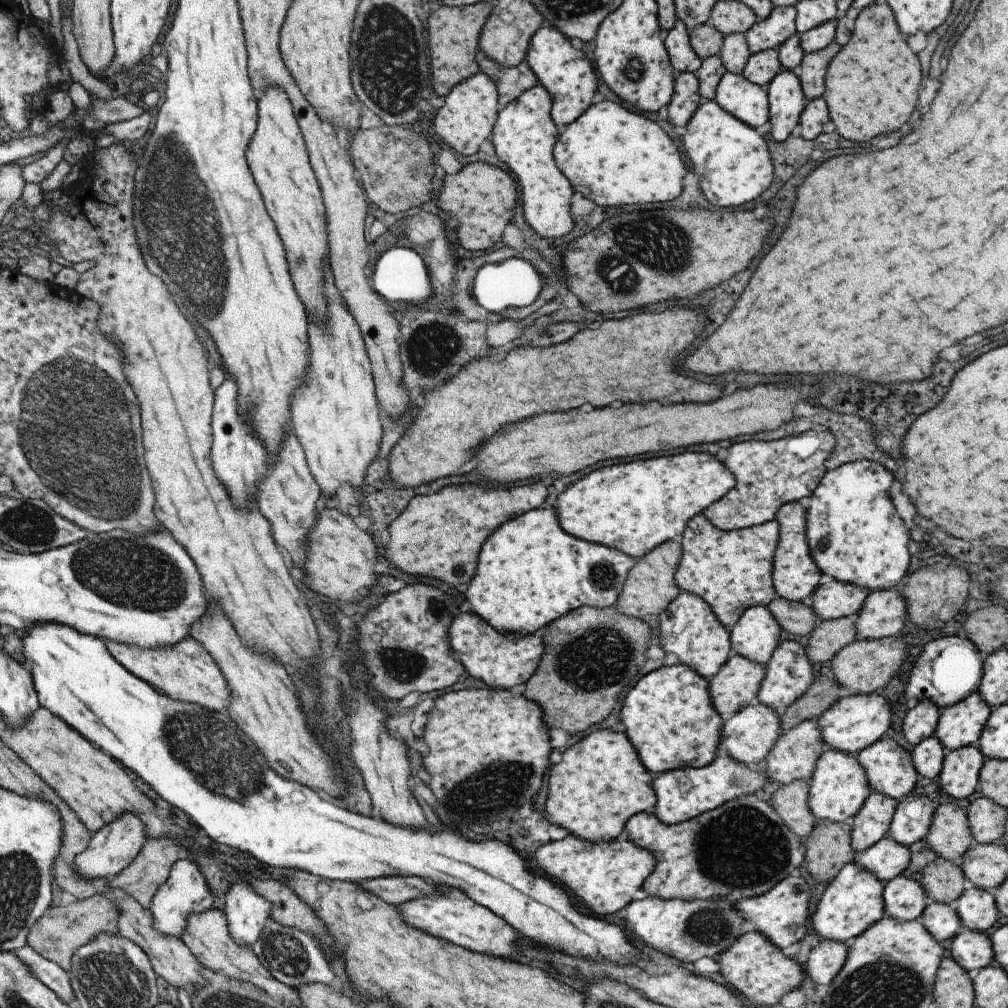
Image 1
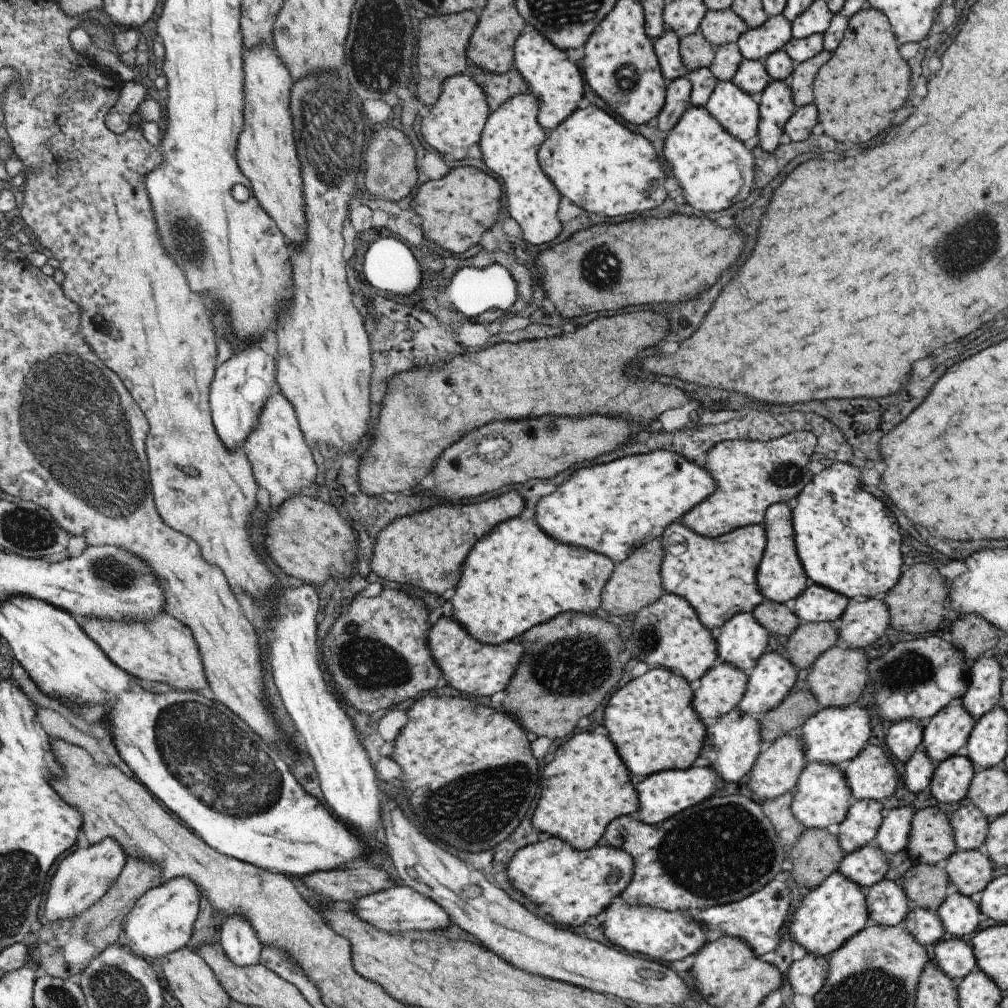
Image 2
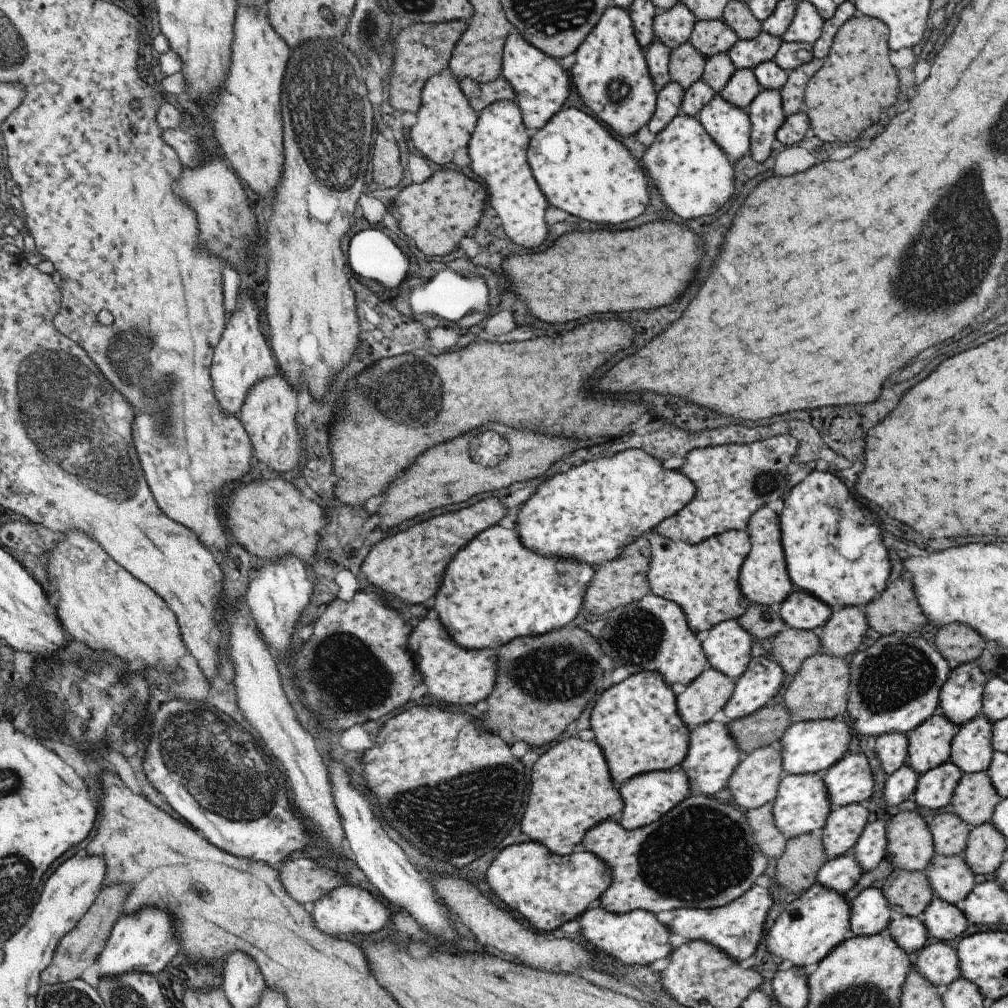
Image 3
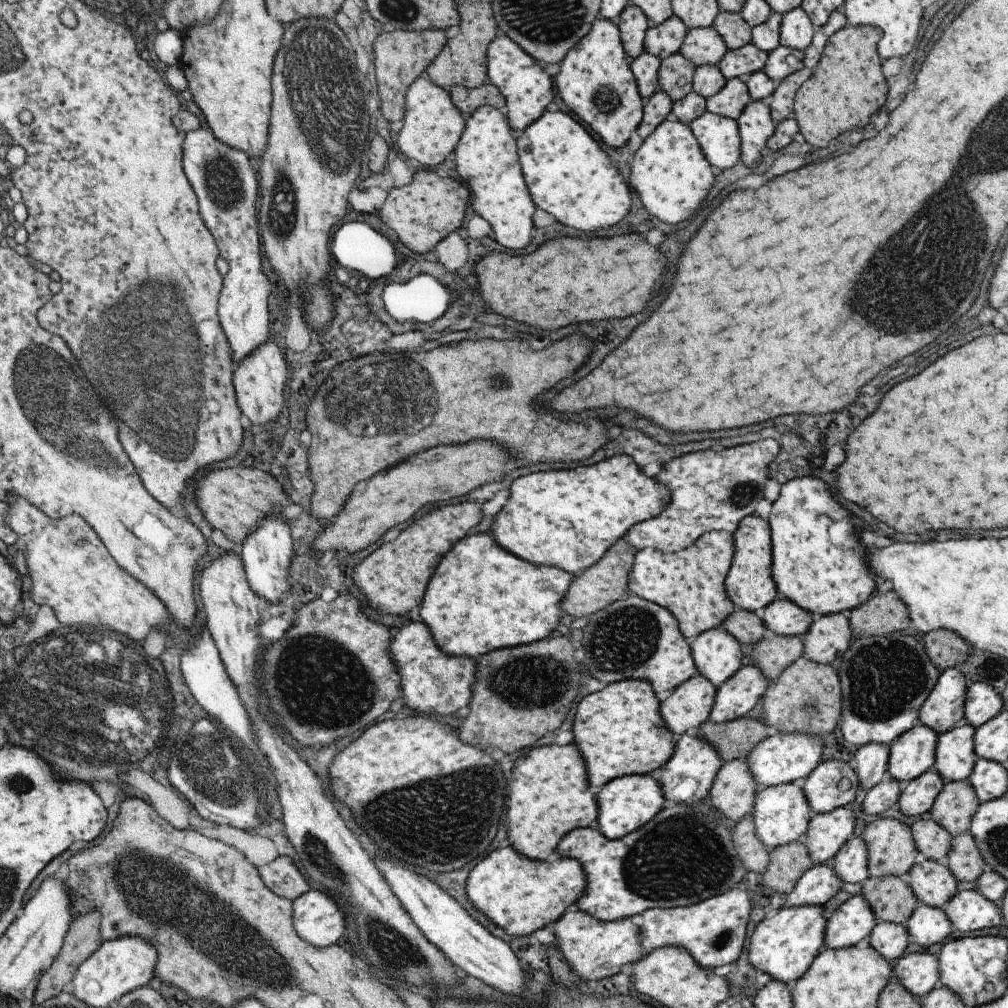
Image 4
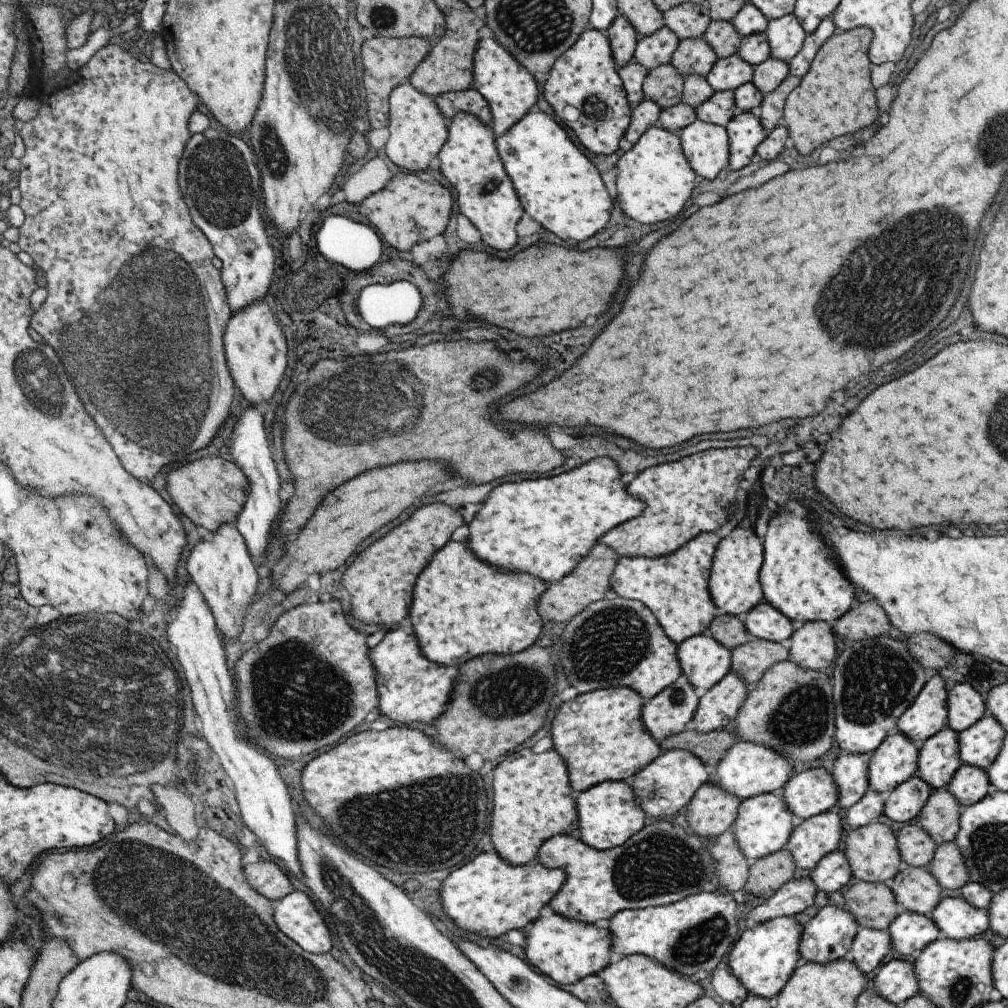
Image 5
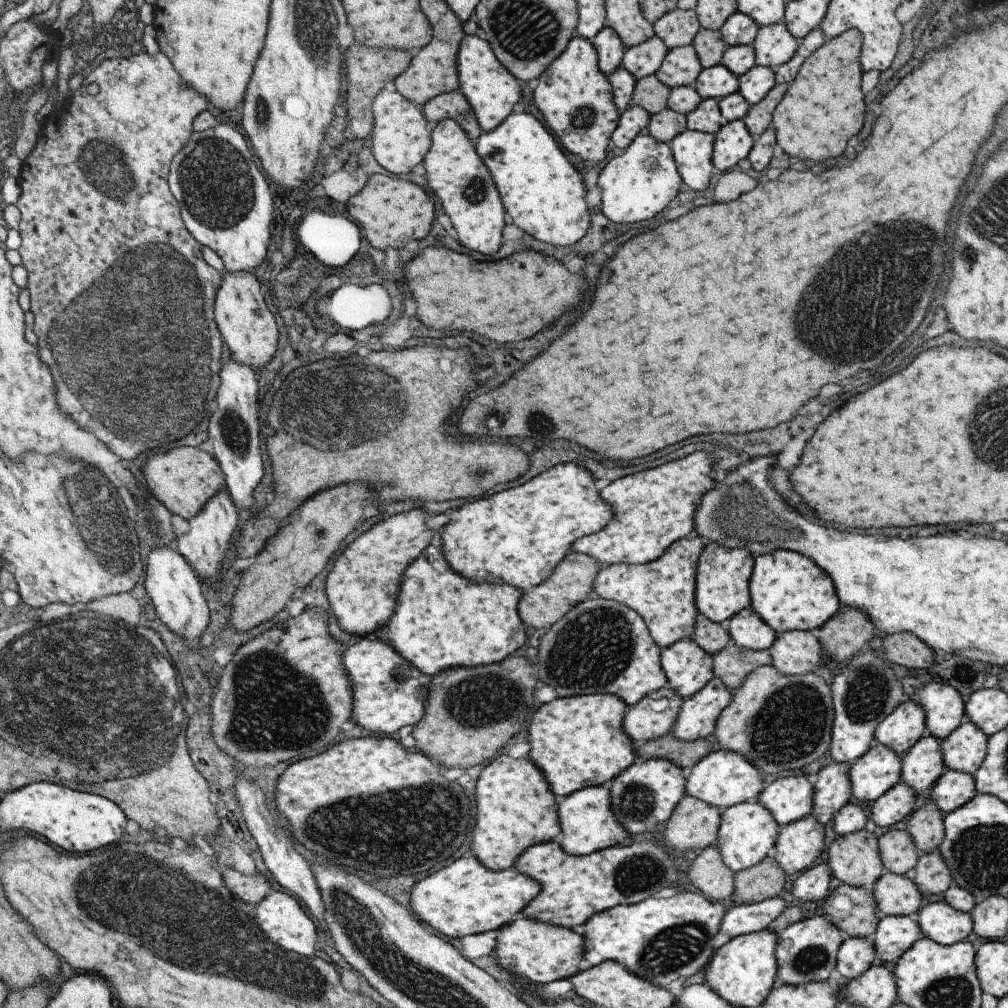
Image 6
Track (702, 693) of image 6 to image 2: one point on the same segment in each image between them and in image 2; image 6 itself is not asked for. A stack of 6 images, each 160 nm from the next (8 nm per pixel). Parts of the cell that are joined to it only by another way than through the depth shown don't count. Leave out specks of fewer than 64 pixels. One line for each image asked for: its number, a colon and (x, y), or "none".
2: (772, 676)
3: (760, 681)
4: (739, 693)
5: (716, 707)

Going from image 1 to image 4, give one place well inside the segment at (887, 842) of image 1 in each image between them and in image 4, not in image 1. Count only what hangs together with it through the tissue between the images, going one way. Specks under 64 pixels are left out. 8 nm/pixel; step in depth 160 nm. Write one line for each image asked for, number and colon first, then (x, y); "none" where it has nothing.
2: (867, 865)
3: (840, 874)
4: (818, 883)

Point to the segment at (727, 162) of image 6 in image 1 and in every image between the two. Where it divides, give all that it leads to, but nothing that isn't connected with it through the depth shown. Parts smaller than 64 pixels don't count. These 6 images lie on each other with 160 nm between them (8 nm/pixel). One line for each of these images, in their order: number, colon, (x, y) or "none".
1: (786, 100)
2: (775, 106)
3: (765, 112)
4: (755, 125)
5: (744, 131)

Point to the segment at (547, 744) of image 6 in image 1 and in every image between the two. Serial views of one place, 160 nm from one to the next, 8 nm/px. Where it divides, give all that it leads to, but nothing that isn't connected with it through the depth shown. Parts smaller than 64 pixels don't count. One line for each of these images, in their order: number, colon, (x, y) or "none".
1: (669, 720)
2: (650, 720)
3: (635, 722)
4: (618, 730)
5: (600, 735)

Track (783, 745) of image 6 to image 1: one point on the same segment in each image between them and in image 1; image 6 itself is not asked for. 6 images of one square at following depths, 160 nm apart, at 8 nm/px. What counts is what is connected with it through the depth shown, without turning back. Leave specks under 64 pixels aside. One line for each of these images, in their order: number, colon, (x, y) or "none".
1: (863, 666)
2: (838, 676)
3: (819, 689)
4: (805, 698)
5: (790, 709)

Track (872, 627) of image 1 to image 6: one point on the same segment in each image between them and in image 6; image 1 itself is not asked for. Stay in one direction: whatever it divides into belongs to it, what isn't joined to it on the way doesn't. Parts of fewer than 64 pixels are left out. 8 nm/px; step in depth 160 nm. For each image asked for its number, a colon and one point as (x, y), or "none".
2: (864, 620)
3: (841, 633)
4: (827, 637)
5: (811, 646)
6: (795, 652)

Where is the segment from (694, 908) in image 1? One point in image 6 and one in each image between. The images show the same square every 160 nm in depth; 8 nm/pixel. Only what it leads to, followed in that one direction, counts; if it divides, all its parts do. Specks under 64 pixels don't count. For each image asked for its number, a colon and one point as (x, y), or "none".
2: (665, 936)
3: (635, 937)
4: (594, 949)
5: (565, 950)
6: (538, 952)

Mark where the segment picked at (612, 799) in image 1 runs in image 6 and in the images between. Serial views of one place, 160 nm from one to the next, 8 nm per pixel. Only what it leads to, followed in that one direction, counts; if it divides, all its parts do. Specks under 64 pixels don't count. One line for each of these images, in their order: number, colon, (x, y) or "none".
2: (586, 785)
3: (571, 790)
4: (548, 793)
5: (532, 799)
6: (515, 808)

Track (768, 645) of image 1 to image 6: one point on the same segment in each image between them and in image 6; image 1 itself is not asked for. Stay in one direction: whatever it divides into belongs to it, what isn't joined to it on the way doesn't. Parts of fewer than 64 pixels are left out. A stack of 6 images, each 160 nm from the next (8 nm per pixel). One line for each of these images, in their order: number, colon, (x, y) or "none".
2: (741, 640)
3: (727, 645)
4: (716, 654)
5: (703, 661)
6: (687, 668)

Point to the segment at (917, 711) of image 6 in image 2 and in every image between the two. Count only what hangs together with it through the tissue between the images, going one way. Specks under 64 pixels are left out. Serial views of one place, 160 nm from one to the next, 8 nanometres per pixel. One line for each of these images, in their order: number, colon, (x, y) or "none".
2: (984, 675)
3: (960, 699)
4: (943, 708)
5: (927, 714)

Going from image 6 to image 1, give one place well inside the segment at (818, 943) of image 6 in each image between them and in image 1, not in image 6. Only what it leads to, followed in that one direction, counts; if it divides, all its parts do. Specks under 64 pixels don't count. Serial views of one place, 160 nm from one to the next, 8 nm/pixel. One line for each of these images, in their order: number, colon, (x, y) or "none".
1: (903, 898)
2: (887, 904)
3: (870, 914)
4: (850, 924)
5: (828, 935)

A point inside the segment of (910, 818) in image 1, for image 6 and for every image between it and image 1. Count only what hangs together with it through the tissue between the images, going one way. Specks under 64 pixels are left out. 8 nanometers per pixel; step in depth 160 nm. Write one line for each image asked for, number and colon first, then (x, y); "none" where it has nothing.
2: (892, 835)
3: (870, 848)
4: (850, 862)
5: (831, 874)
6: (814, 884)

